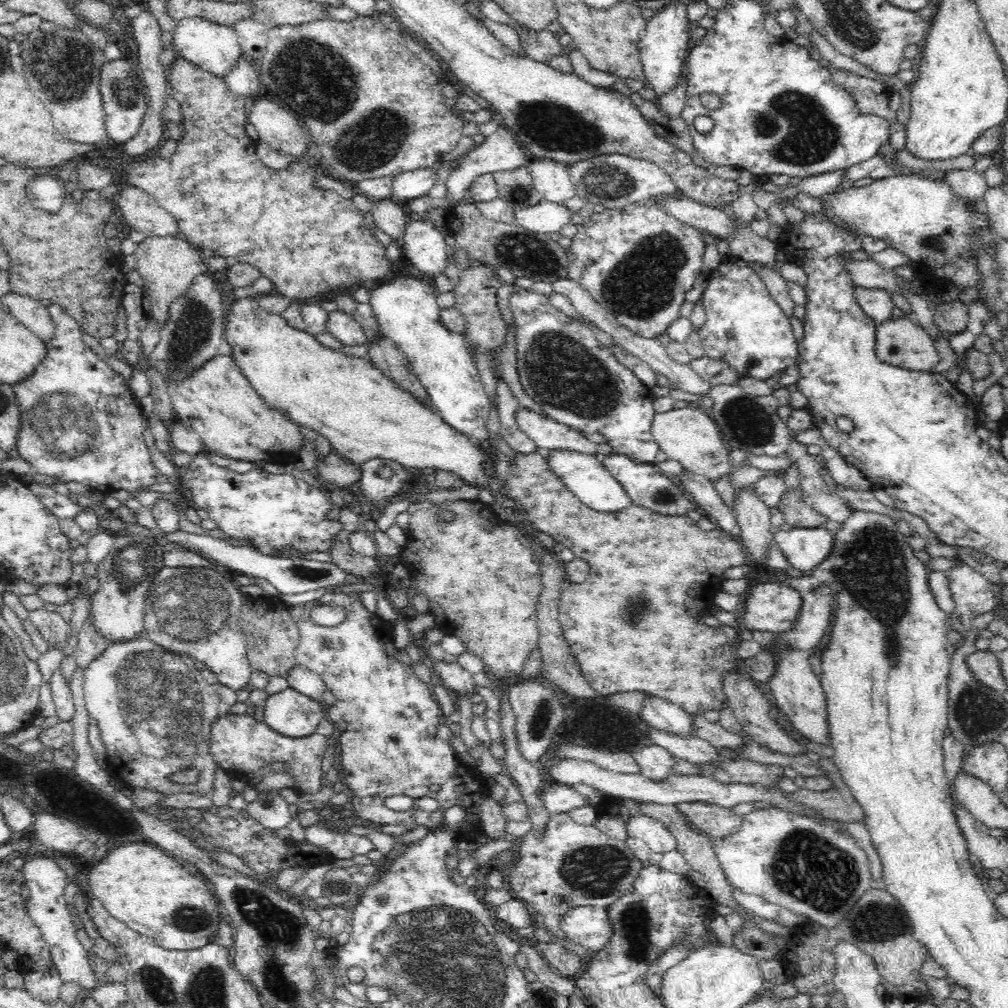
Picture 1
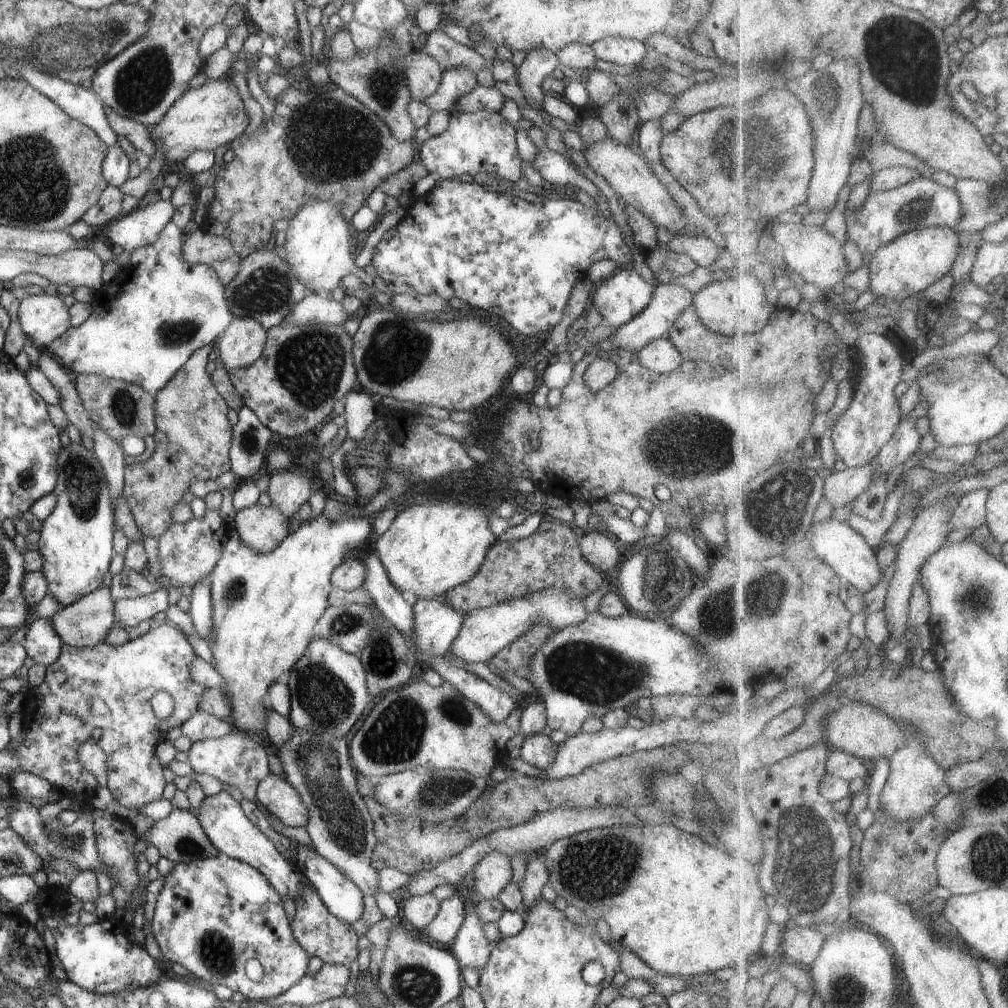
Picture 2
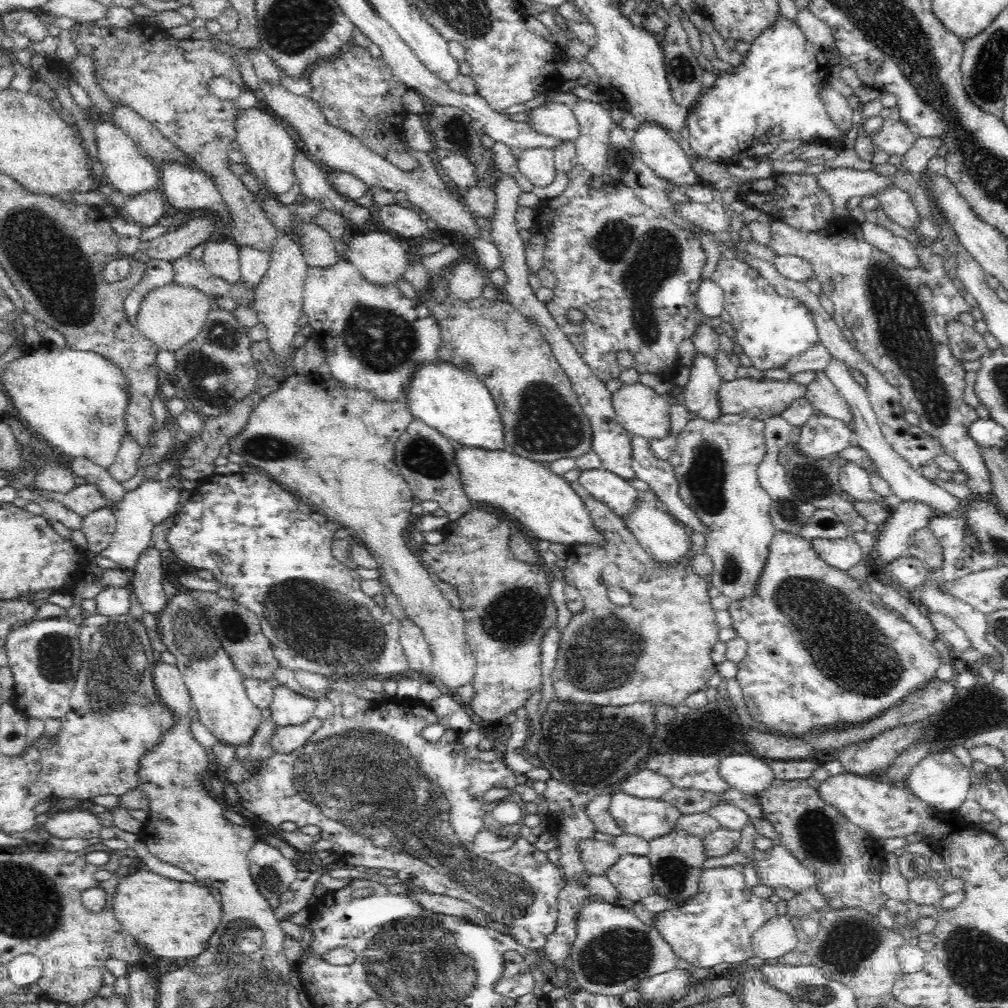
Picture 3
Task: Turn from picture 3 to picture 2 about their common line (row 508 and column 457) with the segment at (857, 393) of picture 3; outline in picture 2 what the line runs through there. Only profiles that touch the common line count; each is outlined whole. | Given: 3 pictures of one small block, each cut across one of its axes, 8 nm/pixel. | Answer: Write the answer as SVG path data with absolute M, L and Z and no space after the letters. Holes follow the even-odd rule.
M469 898L465 901L464 922L458 930L452 945L448 948L462 968L474 966L474 968L486 967L490 959L492 945L488 943L483 932L483 923L478 916L476 900Z

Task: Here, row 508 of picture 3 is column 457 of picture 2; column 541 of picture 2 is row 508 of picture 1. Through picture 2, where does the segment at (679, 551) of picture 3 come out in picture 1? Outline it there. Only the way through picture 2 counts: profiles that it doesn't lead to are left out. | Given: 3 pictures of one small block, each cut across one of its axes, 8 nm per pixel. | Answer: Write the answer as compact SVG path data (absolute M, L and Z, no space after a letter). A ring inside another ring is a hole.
M554 450L548 456L550 469L562 479L566 487L591 510L612 513L624 511L631 506L631 499L624 491L622 485L606 470L601 461L602 456L598 453L595 456L580 454L571 450Z

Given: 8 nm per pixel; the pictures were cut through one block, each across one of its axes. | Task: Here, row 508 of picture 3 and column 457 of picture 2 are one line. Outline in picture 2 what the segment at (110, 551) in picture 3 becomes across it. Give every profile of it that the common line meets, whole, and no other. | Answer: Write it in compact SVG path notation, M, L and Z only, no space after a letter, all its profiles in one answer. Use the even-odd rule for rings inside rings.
M456 110L449 114L450 124L446 131L419 145L418 160L428 168L429 174L460 180L462 174L474 177L479 173L492 173L499 179L521 183L522 160L517 149L515 124L488 110L474 113Z

